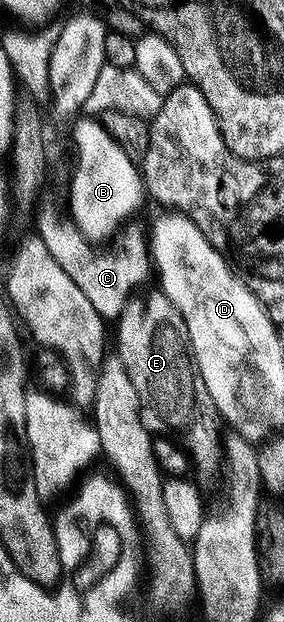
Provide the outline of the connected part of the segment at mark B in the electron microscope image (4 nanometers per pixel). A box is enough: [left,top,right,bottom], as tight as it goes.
[68,118,146,241]

